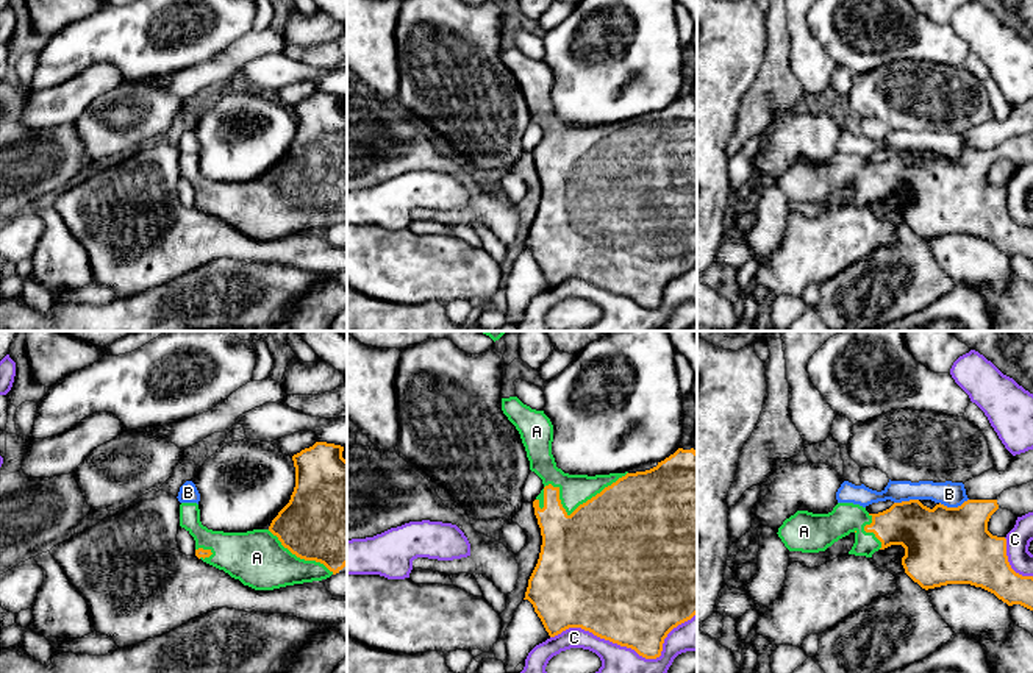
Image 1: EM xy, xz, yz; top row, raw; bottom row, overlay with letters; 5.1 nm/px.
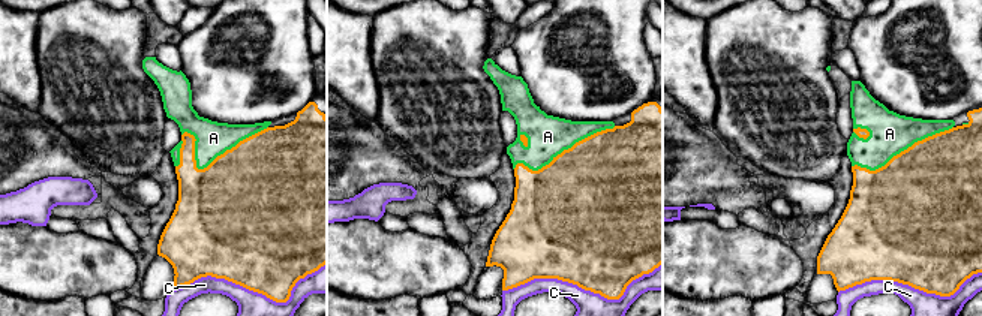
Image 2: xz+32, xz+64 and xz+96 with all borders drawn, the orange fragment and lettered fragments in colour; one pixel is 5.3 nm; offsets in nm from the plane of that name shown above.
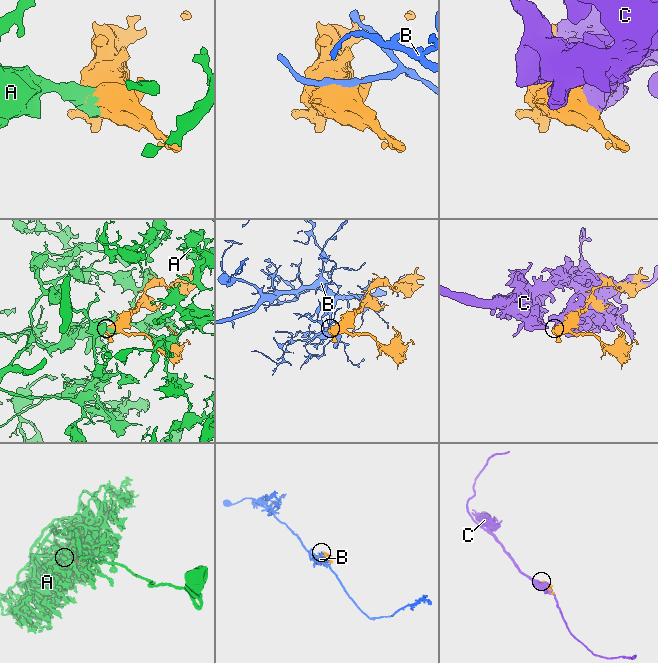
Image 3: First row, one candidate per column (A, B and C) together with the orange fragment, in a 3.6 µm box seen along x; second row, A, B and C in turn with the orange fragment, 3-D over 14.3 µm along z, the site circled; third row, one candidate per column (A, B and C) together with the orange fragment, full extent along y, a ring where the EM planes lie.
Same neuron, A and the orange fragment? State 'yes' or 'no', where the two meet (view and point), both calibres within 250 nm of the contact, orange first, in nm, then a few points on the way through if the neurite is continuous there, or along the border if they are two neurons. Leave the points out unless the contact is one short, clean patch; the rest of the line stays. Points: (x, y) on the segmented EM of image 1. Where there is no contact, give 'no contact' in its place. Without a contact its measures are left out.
yes; contact xz (564, 511); calibres 440 and 160 nm

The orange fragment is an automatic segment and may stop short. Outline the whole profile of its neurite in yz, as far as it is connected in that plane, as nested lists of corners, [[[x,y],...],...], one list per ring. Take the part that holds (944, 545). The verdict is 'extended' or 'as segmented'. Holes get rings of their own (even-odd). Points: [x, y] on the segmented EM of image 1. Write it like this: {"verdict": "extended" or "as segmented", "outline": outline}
{"verdict": "extended", "outline": [[[919,500],[894,503],[889,509],[869,514],[853,503],[838,503],[828,514],[797,511],[778,528],[778,537],[789,551],[825,551],[839,539],[855,534],[849,554],[872,557],[878,550],[902,545],[905,573],[922,589],[947,584],[970,584],[994,593],[1008,606],[1020,604],[1033,611],[1033,576],[1016,573],[1006,556],[1006,539],[988,531],[991,515],[999,509],[997,500],[967,500],[958,507],[936,504],[933,509]]]}

